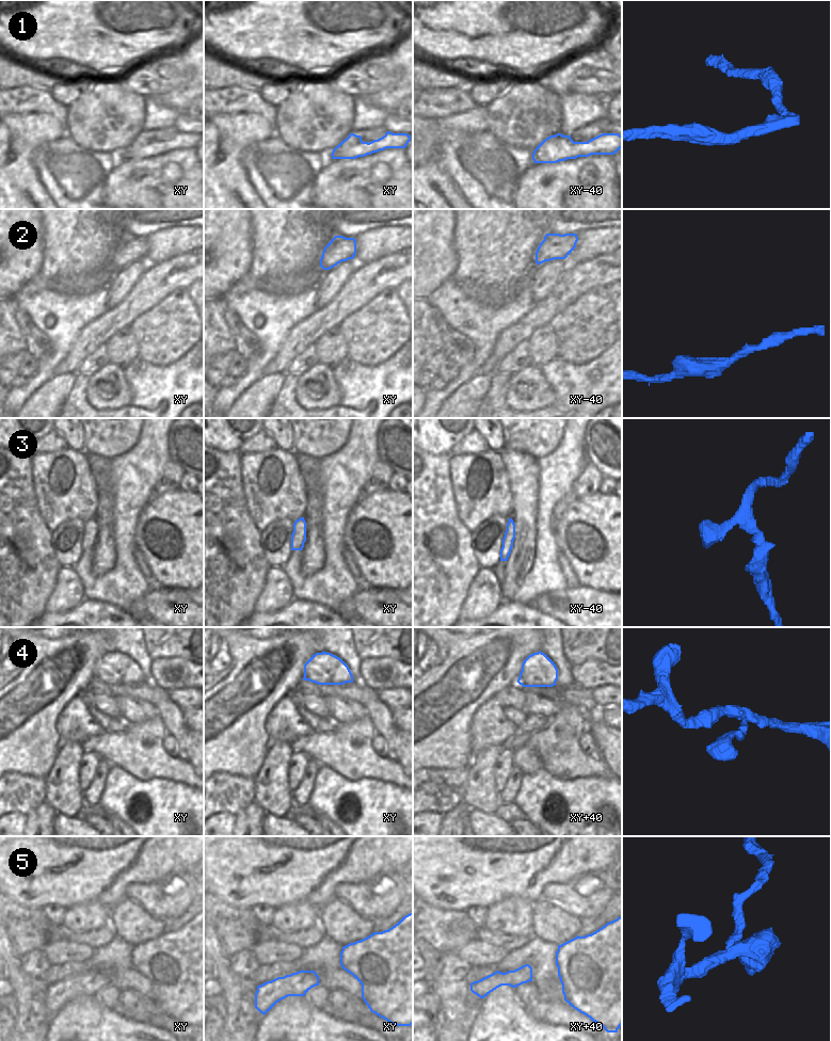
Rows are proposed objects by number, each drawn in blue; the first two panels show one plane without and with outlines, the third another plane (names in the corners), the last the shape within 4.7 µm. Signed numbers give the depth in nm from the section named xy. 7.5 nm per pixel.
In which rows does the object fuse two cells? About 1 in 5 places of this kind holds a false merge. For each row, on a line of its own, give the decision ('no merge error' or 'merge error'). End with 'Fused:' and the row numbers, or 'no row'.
1: merge error
2: no merge error
3: no merge error
4: no merge error
5: no merge error
Fused: 1

